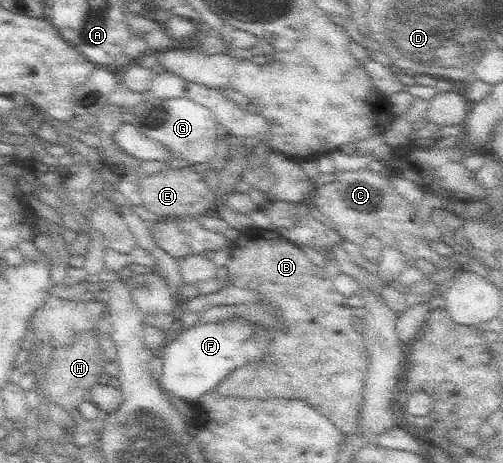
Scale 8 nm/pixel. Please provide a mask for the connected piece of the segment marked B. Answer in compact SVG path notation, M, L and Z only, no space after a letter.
M251 227L245 229L239 237L232 242L232 255L227 264L227 279L238 287L251 288L263 294L263 304L279 308L283 312L281 322L289 328L289 334L275 332L269 342L269 352L265 350L263 360L247 362L237 370L233 370L225 380L216 388L217 392L227 398L299 398L315 406L315 410L323 412L329 421L338 426L346 436L359 434L359 418L363 411L365 400L363 388L369 370L369 352L365 346L365 337L362 330L355 330L356 322L353 307L348 302L348 297L341 294L334 287L334 279L323 269L316 266L301 248L281 236L277 229L260 229Z

